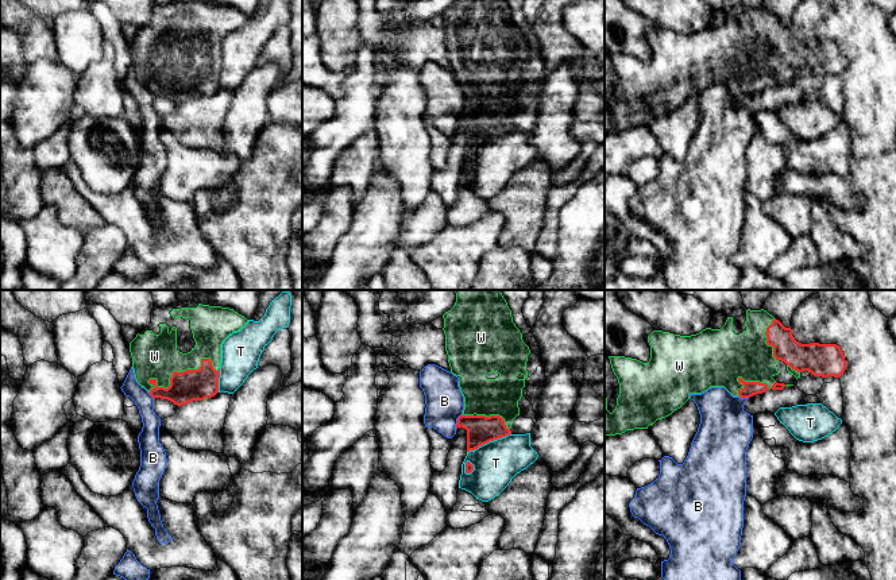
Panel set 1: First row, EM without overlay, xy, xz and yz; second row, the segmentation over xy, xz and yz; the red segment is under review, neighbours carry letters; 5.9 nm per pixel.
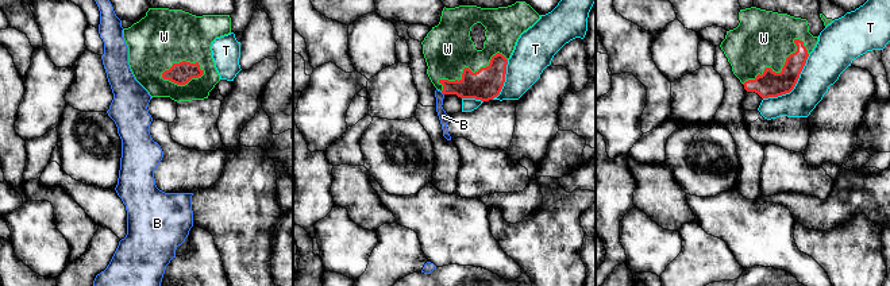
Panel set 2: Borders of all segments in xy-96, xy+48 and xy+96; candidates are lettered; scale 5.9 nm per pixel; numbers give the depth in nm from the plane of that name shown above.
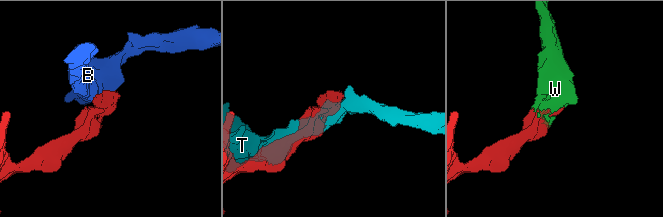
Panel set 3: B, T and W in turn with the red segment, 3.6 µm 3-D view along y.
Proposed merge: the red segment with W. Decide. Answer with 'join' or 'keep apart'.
join

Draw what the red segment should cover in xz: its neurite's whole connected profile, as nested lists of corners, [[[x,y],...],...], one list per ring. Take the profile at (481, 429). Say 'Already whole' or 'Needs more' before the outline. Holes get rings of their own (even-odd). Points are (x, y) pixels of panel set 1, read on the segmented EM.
Needs more. [[[455,290],[453,308],[443,314],[445,351],[451,372],[460,376],[464,410],[456,429],[467,430],[467,452],[511,434],[511,422],[520,415],[518,401],[528,378],[530,353],[522,333],[513,322],[511,310],[501,290]]]

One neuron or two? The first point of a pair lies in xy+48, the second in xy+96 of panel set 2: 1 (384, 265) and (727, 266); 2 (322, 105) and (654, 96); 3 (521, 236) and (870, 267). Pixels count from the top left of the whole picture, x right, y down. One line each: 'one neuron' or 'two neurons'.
1: one neuron
2: two neurons
3: one neuron

